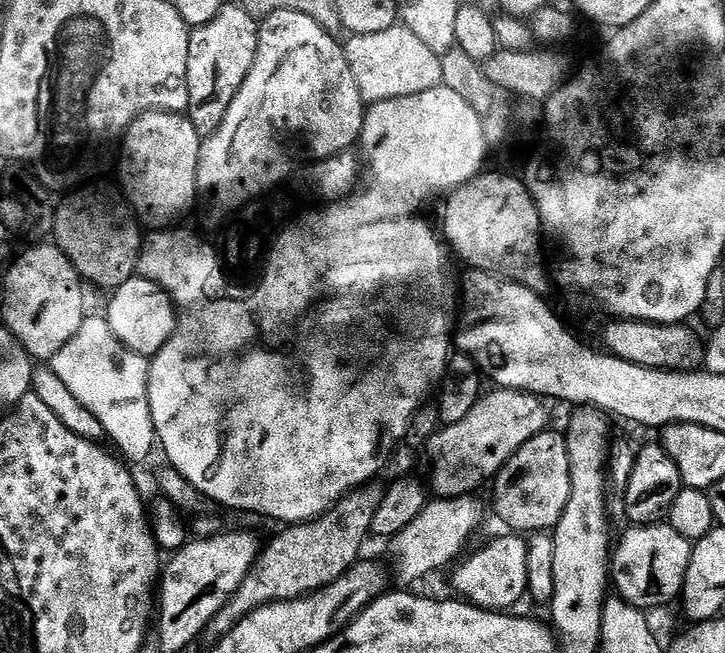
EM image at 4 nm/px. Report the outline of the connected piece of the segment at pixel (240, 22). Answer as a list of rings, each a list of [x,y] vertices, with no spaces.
[[[234,2],[225,3],[224,9],[214,18],[214,22],[206,22],[206,26],[191,29],[188,41],[188,61],[186,62],[186,86],[188,87],[188,121],[201,138],[213,136],[222,126],[226,118],[226,110],[230,110],[230,102],[242,90],[242,82],[246,82],[246,74],[250,74],[250,66],[254,66],[254,58],[258,54],[258,38],[260,26],[257,17],[250,15],[242,6]]]

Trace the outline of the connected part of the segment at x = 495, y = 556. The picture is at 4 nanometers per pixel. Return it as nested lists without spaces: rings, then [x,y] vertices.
[[[504,534],[492,540],[481,552],[470,557],[456,572],[456,588],[469,604],[489,610],[512,610],[528,591],[526,554],[528,541],[520,534]]]

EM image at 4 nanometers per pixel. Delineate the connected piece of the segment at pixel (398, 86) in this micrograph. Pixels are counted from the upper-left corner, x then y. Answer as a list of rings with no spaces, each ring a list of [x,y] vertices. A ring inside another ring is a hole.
[[[397,24],[379,34],[351,35],[348,40],[343,47],[344,57],[365,105],[371,106],[396,97],[425,93],[426,90],[443,85],[440,56],[434,54],[403,24]]]

